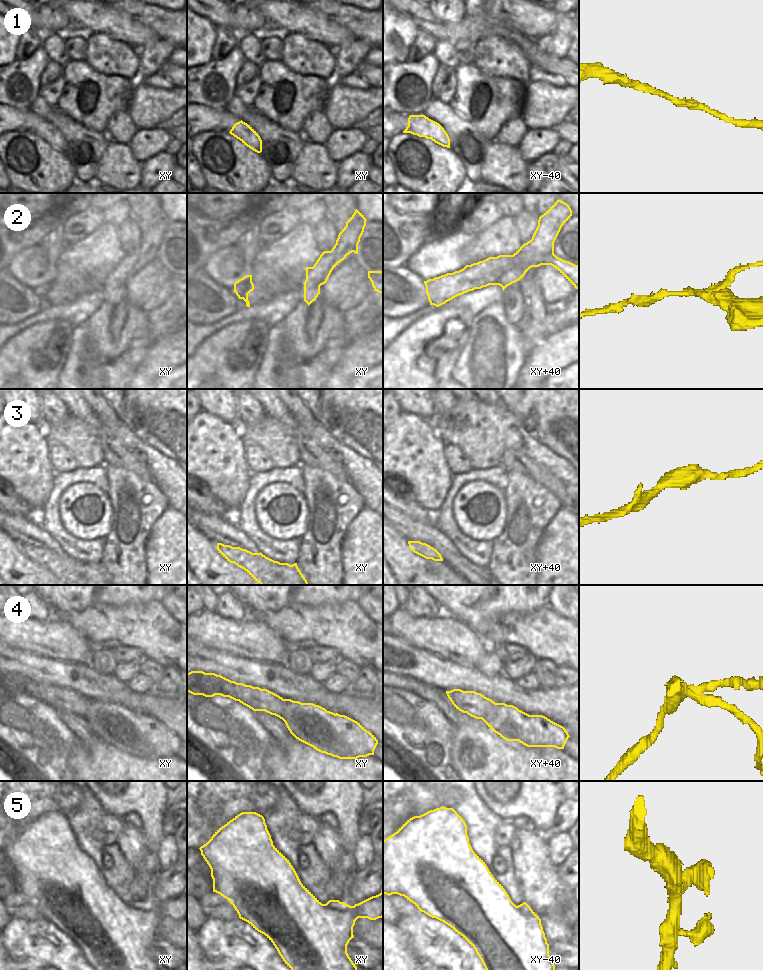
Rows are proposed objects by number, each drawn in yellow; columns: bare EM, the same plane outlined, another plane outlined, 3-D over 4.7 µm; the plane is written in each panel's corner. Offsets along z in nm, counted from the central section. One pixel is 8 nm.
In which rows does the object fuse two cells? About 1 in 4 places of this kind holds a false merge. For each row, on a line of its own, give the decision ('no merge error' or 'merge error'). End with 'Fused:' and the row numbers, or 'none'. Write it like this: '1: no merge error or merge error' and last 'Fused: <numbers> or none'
1: no merge error
2: merge error
3: no merge error
4: merge error
5: no merge error
Fused: 2, 4

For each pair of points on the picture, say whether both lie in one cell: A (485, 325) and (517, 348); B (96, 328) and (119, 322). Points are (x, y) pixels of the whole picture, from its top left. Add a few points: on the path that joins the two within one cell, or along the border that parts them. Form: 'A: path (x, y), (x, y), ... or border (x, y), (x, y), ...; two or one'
A: path (493, 333), (509, 348); one
B: border (112, 306), (112, 324), (121, 333); two

